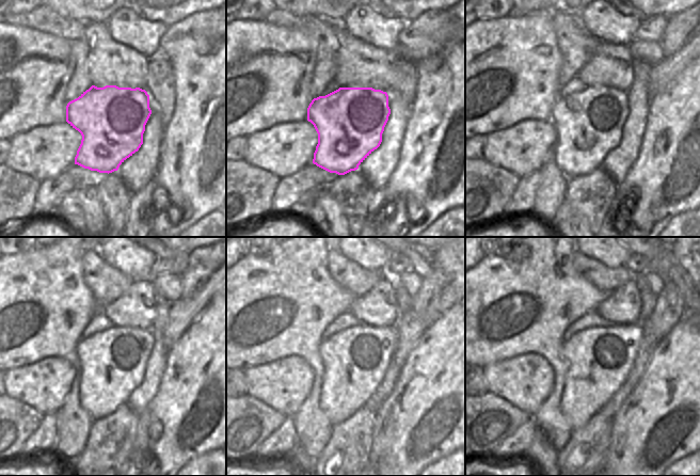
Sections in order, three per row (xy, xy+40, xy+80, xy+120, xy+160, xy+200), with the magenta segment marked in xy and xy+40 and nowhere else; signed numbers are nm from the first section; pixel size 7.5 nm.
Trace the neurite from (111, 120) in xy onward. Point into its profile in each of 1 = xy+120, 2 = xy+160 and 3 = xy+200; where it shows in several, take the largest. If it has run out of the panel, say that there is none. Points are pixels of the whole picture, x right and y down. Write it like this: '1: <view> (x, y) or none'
1: xy+120 (112, 362)
2: xy+160 (355, 360)
3: xy+200 (598, 360)

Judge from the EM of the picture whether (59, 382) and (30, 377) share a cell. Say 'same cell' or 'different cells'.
same cell

